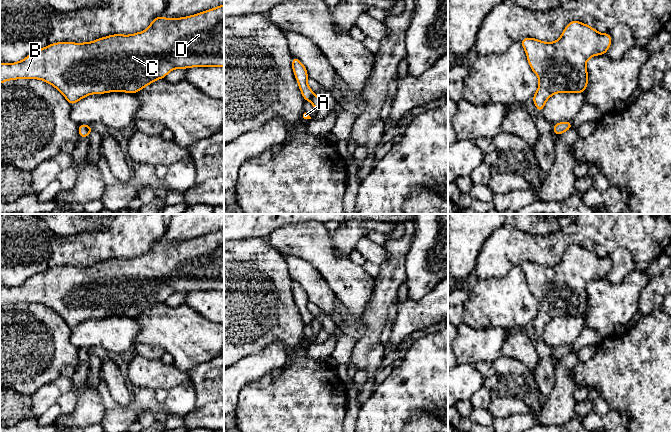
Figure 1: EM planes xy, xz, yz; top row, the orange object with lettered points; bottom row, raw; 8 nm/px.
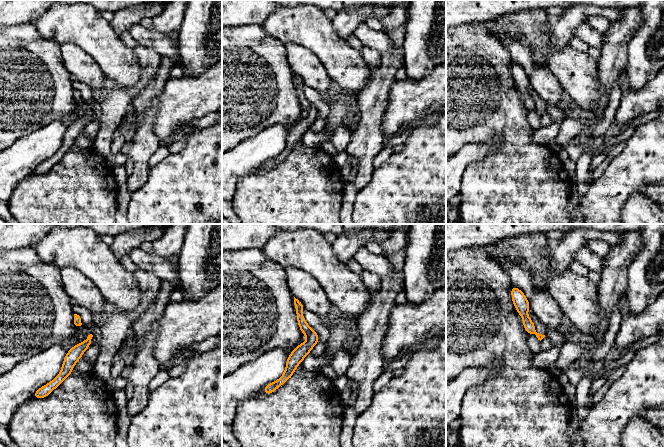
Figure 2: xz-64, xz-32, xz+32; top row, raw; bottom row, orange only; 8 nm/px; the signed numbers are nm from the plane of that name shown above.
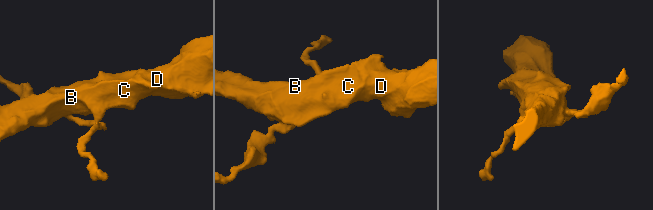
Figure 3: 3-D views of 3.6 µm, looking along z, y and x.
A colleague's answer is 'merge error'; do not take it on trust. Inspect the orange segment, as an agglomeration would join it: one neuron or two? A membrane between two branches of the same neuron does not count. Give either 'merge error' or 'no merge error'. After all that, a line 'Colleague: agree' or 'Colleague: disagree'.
merge error
Colleague: agree

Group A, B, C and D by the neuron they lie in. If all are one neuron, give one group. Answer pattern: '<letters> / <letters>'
A / B C D

